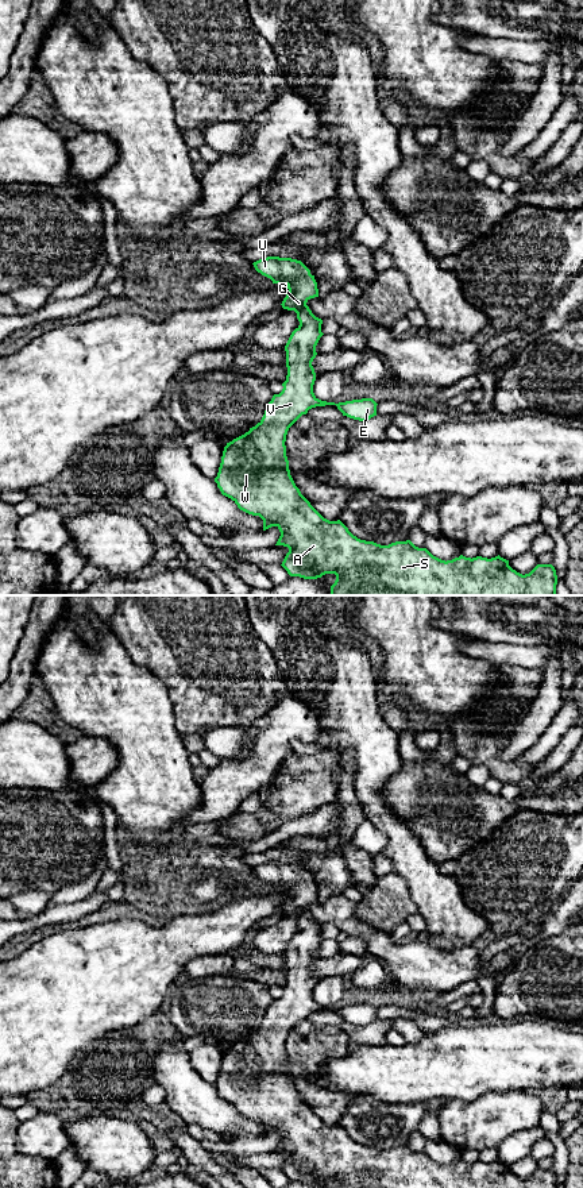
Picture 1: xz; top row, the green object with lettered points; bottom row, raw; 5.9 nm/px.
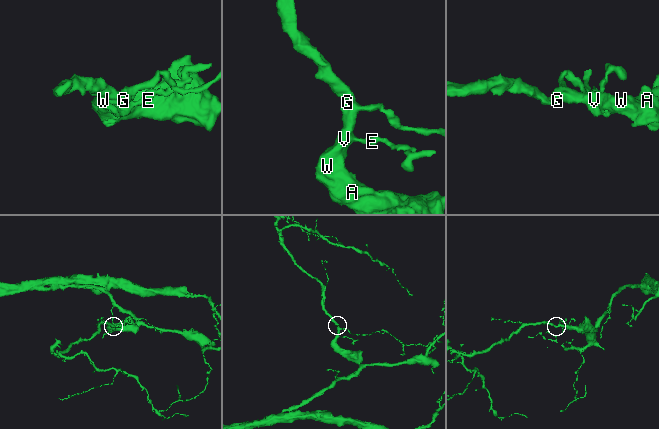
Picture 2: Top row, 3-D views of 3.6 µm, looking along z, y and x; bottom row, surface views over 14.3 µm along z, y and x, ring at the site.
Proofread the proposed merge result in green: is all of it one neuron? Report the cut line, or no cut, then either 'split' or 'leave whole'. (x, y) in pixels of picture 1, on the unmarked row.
cut none; leave whole

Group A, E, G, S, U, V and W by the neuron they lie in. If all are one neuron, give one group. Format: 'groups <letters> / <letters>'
groups A E G S U V W

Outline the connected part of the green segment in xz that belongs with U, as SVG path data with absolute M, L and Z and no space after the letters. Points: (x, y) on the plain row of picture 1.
M267 861L252 868L255 875L270 883L273 888L286 890L289 896L282 913L294 915L300 930L292 937L286 950L286 986L279 999L274 999L267 1008L262 1025L244 1040L227 1048L215 1087L221 1099L231 1103L240 1115L259 1120L263 1135L277 1131L281 1141L275 1150L289 1153L282 1172L290 1181L317 1184L325 1179L335 1179L335 1188L557 1188L552 1169L537 1169L529 1179L520 1179L509 1170L509 1165L499 1160L491 1164L460 1160L452 1165L441 1165L426 1153L416 1152L410 1145L381 1150L354 1141L340 1126L324 1123L296 1091L286 1061L286 1040L289 1033L309 1014L336 1010L337 1014L354 1025L367 1026L377 1021L377 1007L372 1003L345 1007L327 1007L313 998L316 977L312 971L320 942L323 925L316 922L306 907L318 902L317 887L310 875L297 864Z

